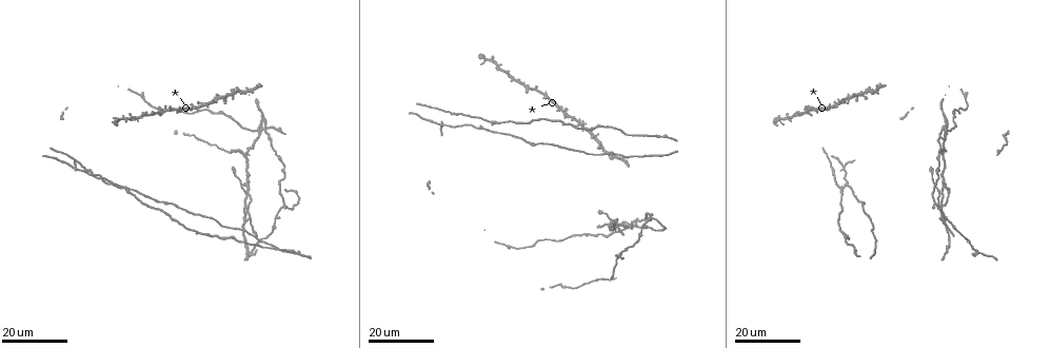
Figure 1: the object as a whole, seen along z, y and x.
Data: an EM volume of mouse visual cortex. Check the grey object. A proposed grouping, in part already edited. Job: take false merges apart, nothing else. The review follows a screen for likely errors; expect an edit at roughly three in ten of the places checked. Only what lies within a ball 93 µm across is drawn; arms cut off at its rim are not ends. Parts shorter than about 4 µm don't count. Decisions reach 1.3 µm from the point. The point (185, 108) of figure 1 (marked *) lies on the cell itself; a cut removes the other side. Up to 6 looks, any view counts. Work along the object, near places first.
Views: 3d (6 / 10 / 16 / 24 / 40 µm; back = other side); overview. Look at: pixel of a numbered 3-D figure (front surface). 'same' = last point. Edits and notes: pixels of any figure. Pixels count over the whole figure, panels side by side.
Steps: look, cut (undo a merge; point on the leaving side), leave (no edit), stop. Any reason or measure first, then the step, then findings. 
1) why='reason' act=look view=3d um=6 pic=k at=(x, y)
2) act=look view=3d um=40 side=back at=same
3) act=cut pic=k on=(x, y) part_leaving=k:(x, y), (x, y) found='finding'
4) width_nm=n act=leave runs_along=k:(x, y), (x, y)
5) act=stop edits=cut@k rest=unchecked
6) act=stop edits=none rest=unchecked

act=look view=3d um=16 pic=1 at=(630, 227)

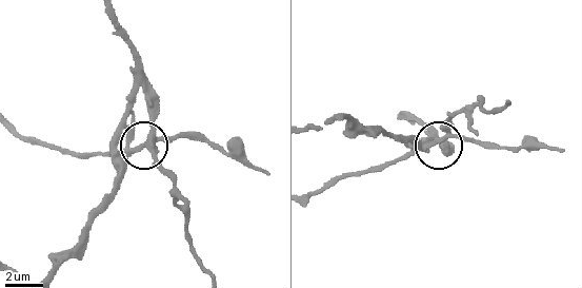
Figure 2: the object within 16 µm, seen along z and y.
act=look view=3d um=6 pic=2 at=(430, 145)

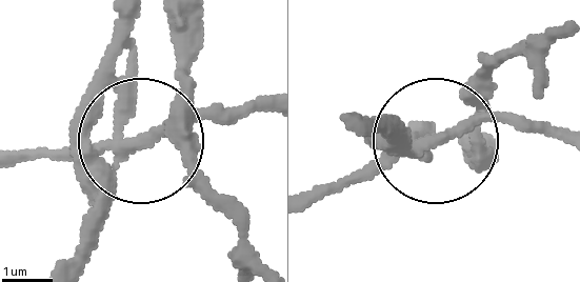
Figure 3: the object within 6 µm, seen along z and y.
act=cut pic=3 on=(95, 216) part_leaving=3:(117, 140), (117, 43), (130, 18) found='a second cell is stuck on'

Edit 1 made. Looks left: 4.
why='calibre changes' act=look view=3d um=16 pic=1 at=(537, 240)

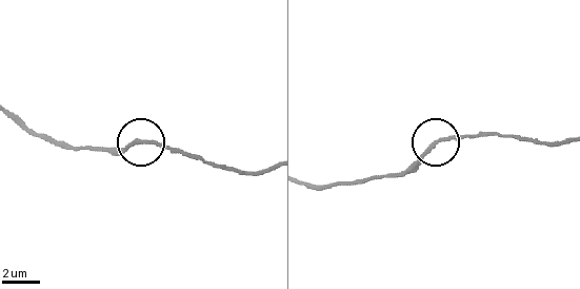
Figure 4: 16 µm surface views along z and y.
act=look view=3d um=10 pic=4 at=(439, 139)

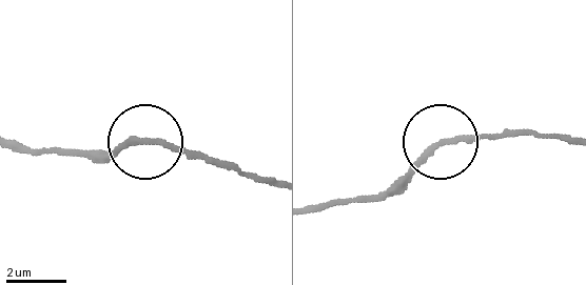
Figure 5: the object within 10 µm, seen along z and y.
act=leave runs_along=5:(563, 138), (518, 130), (450, 140), (392, 196) found='continuous, no second cell'

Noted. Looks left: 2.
why='four arms meet' act=look view=3d um=24 pic=1 at=(74, 169)

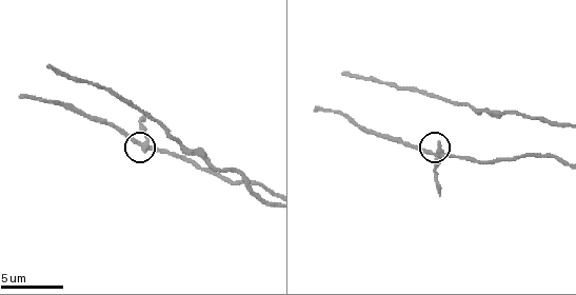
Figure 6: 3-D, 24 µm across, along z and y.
act=look view=3d um=6 pic=6 at=(144, 142)

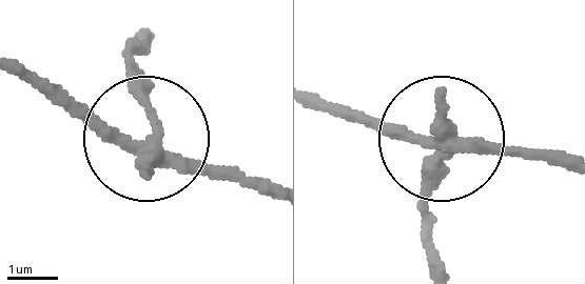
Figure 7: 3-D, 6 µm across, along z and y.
arms=4 act=cut pic=7 on=(154, 85) found='a second cell is stuck on'

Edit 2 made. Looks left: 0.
act=stop edits=cut@3,cut@7 rest=unchecked

